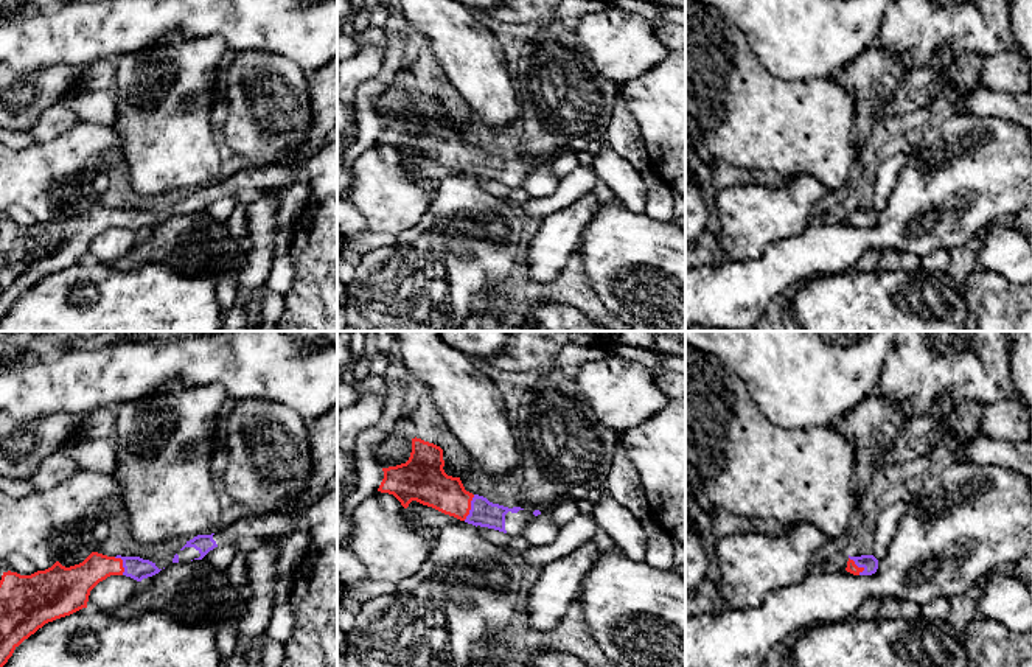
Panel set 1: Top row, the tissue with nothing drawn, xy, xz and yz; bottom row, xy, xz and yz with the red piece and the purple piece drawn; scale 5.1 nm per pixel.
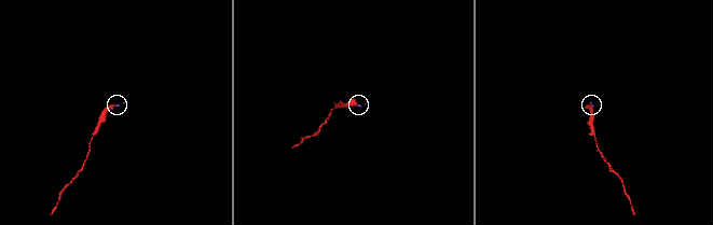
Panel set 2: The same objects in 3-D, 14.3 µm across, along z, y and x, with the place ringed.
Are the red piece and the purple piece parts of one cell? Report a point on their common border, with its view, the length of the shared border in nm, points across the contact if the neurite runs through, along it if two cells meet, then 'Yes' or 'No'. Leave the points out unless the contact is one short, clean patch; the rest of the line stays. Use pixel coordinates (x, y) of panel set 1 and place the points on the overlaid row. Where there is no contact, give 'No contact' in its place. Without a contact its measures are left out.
Touches red at xz (470, 507). Shared border 150 nm. Yes

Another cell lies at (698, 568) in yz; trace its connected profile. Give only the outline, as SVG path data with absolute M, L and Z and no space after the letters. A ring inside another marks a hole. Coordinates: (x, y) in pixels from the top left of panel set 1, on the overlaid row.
M696 529L685 530L685 588L696 589L712 574L712 564Z

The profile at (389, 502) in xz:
M376 491L373 498L381 504L381 507L389 513L403 513L404 507L401 502L389 493Z

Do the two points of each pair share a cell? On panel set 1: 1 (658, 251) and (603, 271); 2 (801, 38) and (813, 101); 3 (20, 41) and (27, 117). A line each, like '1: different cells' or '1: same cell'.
1: same cell
2: different cells
3: different cells

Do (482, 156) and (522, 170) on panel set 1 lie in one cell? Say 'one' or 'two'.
one

